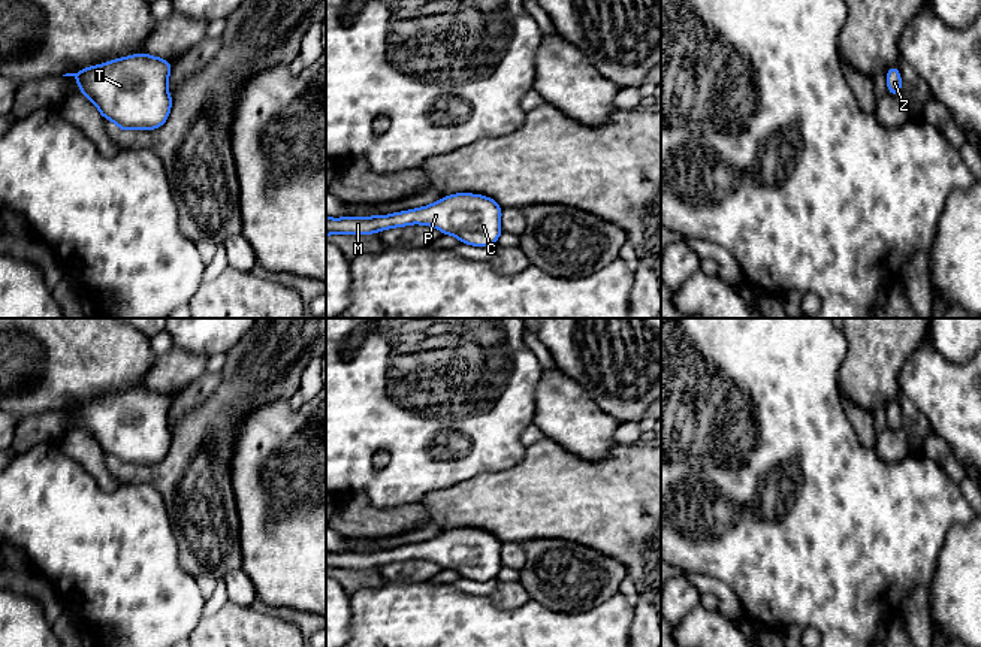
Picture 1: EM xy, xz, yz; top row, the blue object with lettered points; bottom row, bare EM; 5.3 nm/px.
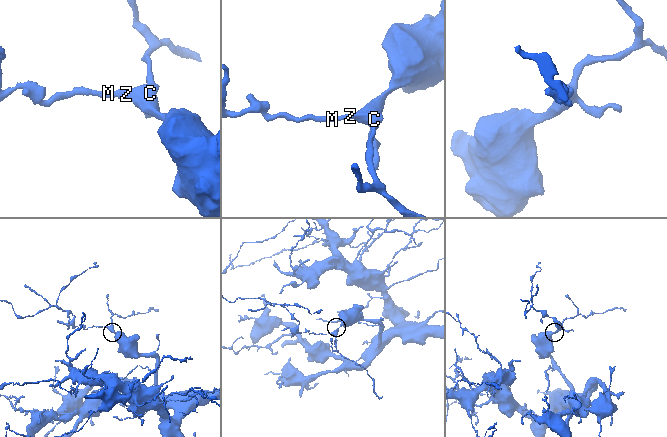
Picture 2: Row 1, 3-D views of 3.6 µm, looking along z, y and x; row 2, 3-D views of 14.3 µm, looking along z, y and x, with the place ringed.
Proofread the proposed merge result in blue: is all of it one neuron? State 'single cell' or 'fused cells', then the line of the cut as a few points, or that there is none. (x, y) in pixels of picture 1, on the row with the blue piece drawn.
single cell | no cut

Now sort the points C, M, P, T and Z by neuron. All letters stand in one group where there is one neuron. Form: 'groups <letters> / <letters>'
groups C M P T Z

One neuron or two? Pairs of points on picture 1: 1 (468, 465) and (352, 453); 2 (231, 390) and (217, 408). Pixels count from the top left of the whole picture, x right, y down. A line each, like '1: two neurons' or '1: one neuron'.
1: one neuron
2: one neuron

